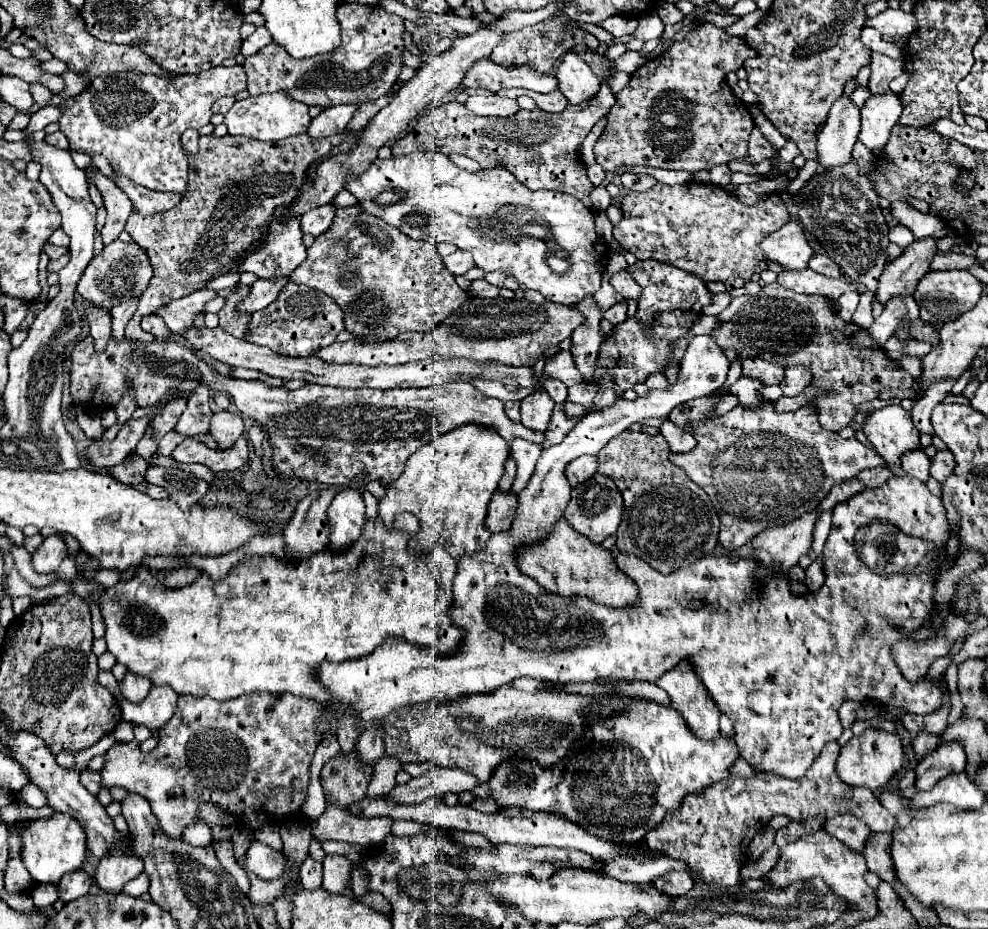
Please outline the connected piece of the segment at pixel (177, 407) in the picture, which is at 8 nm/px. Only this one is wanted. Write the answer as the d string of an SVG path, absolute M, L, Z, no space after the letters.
M179 397L173 399L173 401L169 401L169 403L163 407L163 411L157 413L157 415L153 417L152 427L154 437L156 439L161 439L165 433L169 433L169 431L175 427L179 415L185 411L186 407L186 398Z

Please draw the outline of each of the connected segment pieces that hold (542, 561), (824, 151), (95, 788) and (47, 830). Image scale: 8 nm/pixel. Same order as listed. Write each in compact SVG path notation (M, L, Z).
M565 519L557 523L557 529L553 529L549 541L543 541L537 549L525 549L525 553L521 553L521 569L551 595L569 599L587 597L593 603L613 609L629 609L637 605L637 585L633 585L633 581L617 567L611 551L601 545L593 545Z
M841 95L817 137L817 153L821 167L837 167L851 159L853 143L861 129L861 109L849 95Z
M81 771L81 785L89 791L89 793L93 793L93 795L97 795L99 793L99 781L101 781L101 777L99 777L99 773L97 771Z
M57 813L53 817L35 819L29 823L25 835L23 835L23 861L29 873L37 883L57 883L65 873L83 869L87 861L87 831L85 827L63 813Z

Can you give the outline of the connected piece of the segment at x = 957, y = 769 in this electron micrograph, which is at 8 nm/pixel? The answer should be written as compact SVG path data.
M947 741L939 745L933 753L923 757L915 769L917 791L929 791L939 779L951 773L961 773L965 769L965 763L965 749L959 745L959 741Z

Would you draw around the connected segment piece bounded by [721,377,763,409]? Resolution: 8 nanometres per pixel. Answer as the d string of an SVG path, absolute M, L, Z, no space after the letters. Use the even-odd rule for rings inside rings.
M741 377L731 389L721 387L721 391L731 391L733 395L737 395L737 399L749 409L757 409L757 405L763 401L759 395L759 389L761 385L757 385L757 381L749 381L747 377Z

